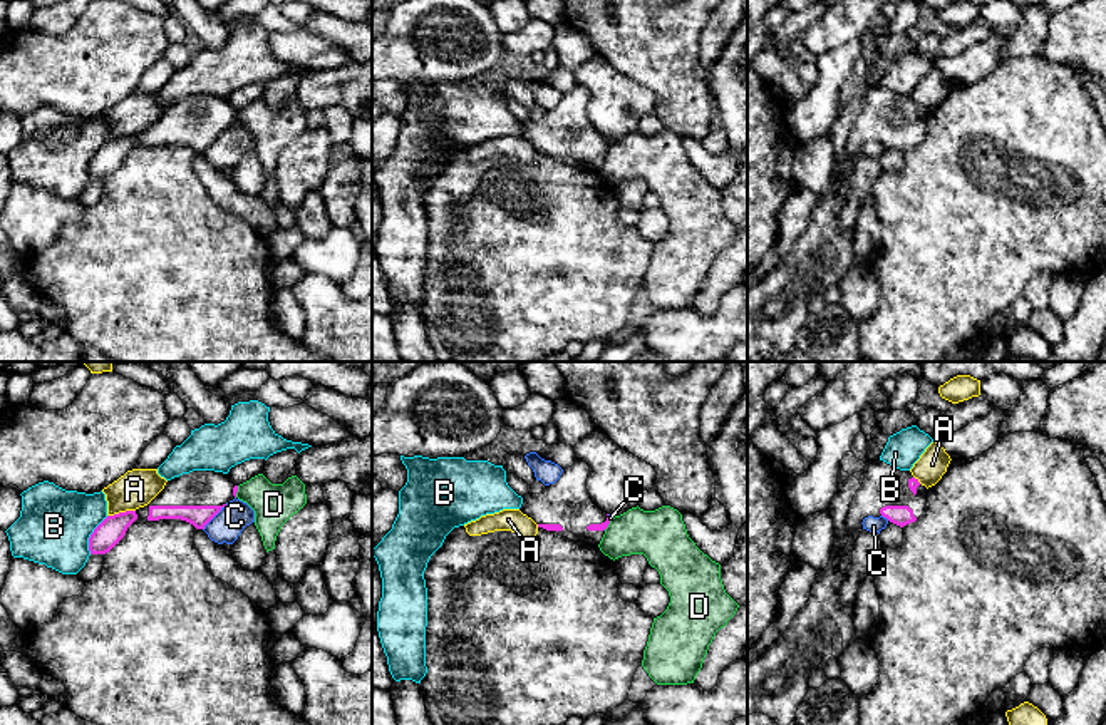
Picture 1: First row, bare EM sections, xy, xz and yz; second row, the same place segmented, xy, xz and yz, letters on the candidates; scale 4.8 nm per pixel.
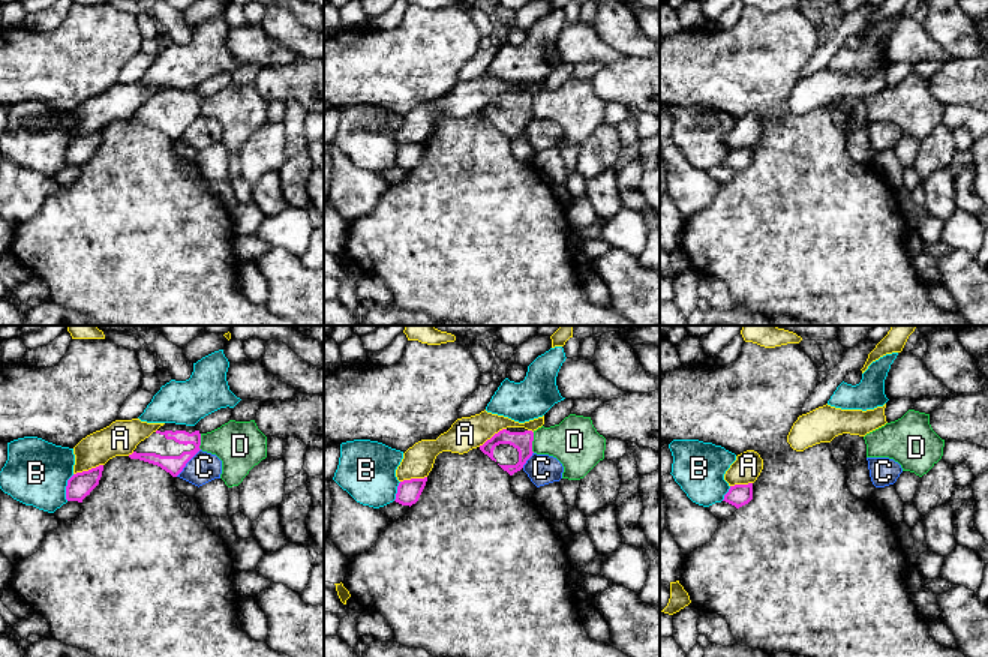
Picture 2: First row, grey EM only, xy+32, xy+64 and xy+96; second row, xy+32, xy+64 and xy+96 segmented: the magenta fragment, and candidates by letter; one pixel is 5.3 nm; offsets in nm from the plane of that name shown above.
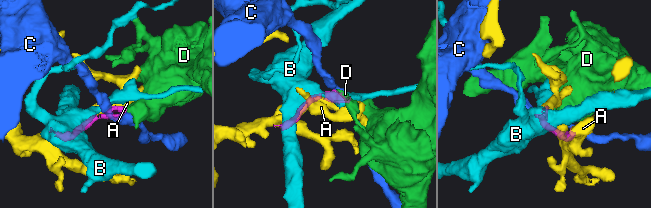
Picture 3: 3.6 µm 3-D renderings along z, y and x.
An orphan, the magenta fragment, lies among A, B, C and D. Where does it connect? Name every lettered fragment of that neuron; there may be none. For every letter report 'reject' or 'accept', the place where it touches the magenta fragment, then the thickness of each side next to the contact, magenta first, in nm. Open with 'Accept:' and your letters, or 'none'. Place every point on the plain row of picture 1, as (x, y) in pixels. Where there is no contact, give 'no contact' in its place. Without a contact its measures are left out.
Accept: none
A: reject | xy (121, 138) | 120/180 nm
B: reject | xy (91, 159) | 120/340 nm
C: reject | xy (213, 141) | 100/150 nm
D: reject | xy (237, 116) | 30/200 nm

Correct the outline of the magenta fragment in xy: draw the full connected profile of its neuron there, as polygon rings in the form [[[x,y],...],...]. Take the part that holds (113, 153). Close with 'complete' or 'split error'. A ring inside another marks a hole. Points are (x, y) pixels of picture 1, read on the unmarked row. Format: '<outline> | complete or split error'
[[[193,95],[166,107],[164,114],[144,132],[107,141],[90,159],[90,179],[109,177],[137,144],[181,144],[196,154],[204,151],[236,122],[228,99]]] | split error

